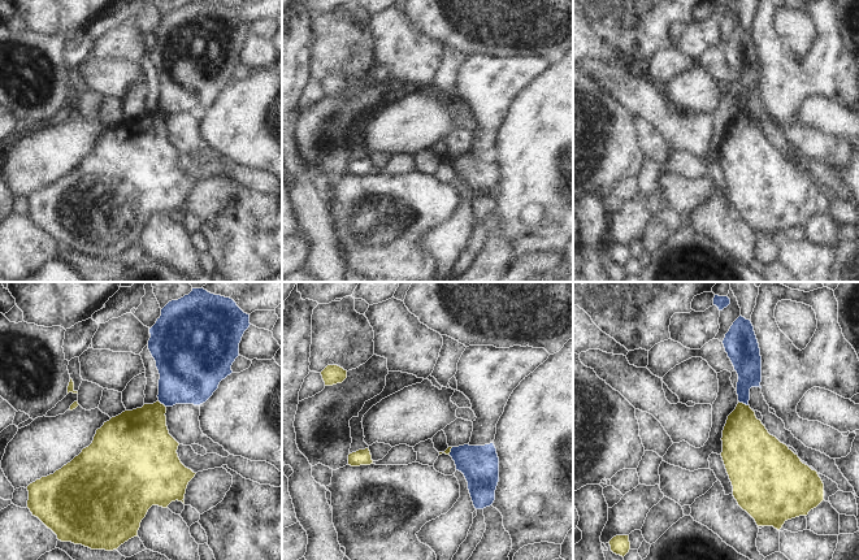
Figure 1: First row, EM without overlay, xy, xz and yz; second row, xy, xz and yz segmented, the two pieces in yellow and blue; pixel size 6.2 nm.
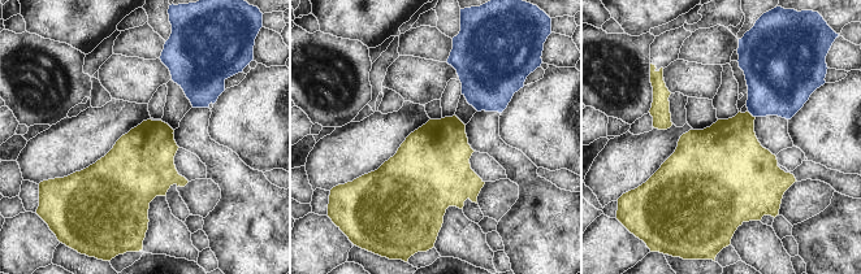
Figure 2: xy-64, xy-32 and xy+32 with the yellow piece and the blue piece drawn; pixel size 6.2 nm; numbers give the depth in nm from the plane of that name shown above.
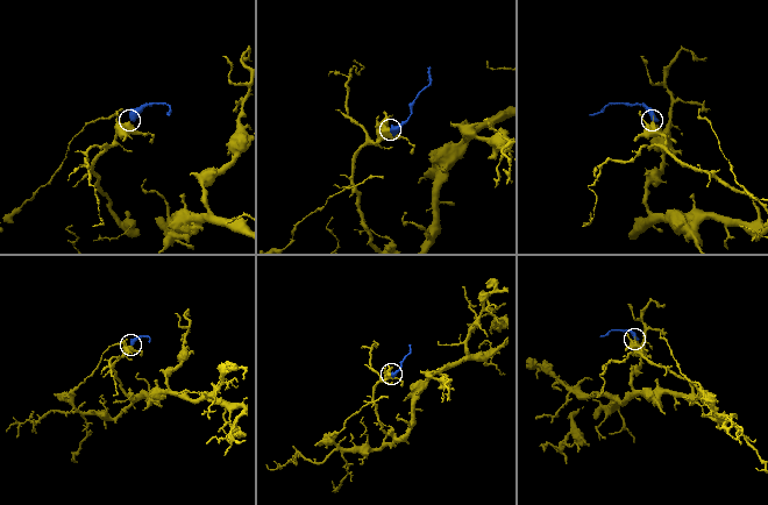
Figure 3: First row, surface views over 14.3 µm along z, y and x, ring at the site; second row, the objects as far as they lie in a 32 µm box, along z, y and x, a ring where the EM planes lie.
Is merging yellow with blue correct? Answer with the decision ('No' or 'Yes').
No.

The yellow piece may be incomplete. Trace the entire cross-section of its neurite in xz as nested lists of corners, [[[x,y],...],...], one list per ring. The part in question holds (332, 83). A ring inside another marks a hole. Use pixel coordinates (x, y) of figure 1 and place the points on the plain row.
[[[327,74],[321,81],[325,95],[333,95],[337,92],[342,92],[347,87],[347,79],[338,74]]]

